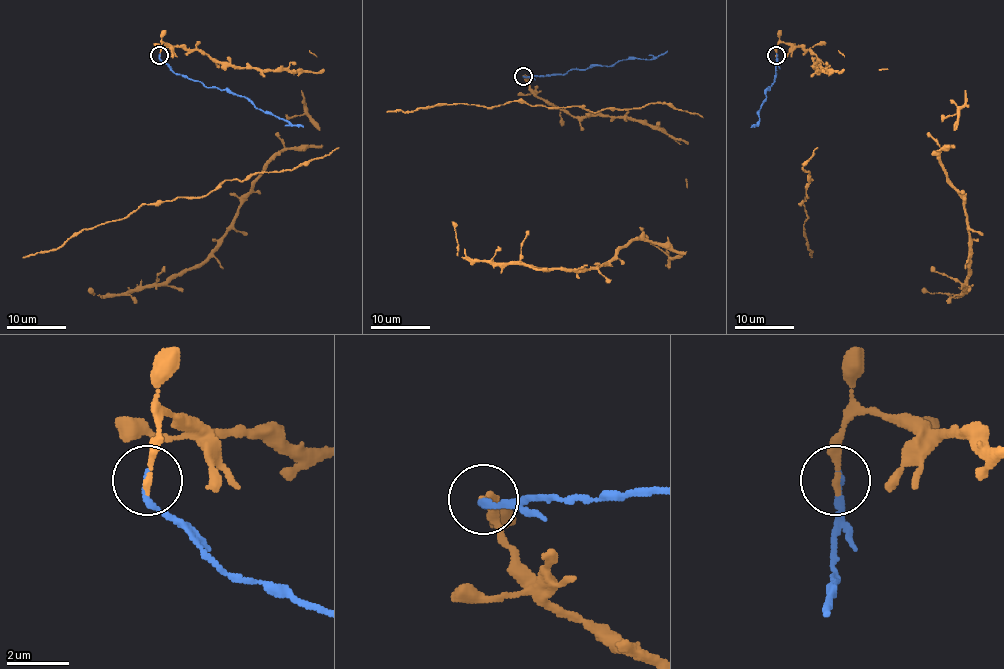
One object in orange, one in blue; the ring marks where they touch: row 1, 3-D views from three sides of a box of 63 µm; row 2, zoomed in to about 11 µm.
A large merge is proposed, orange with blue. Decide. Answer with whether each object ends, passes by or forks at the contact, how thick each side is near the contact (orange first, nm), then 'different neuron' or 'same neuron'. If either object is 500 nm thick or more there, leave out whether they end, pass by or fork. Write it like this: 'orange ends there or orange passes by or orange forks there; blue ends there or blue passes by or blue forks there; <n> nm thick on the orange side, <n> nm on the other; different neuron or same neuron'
orange ends there; blue ends there; 240 nm thick on the orange side, 200 nm on the other; different neuron

